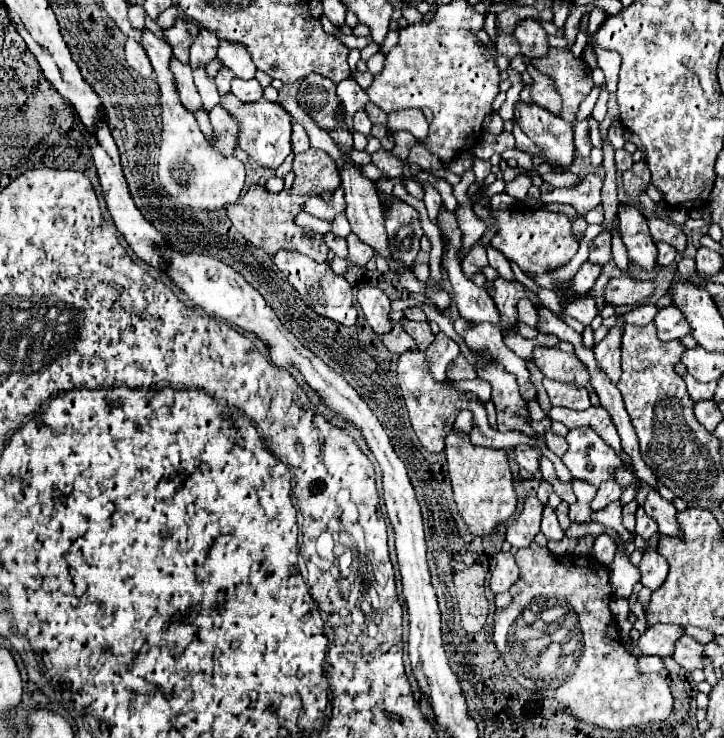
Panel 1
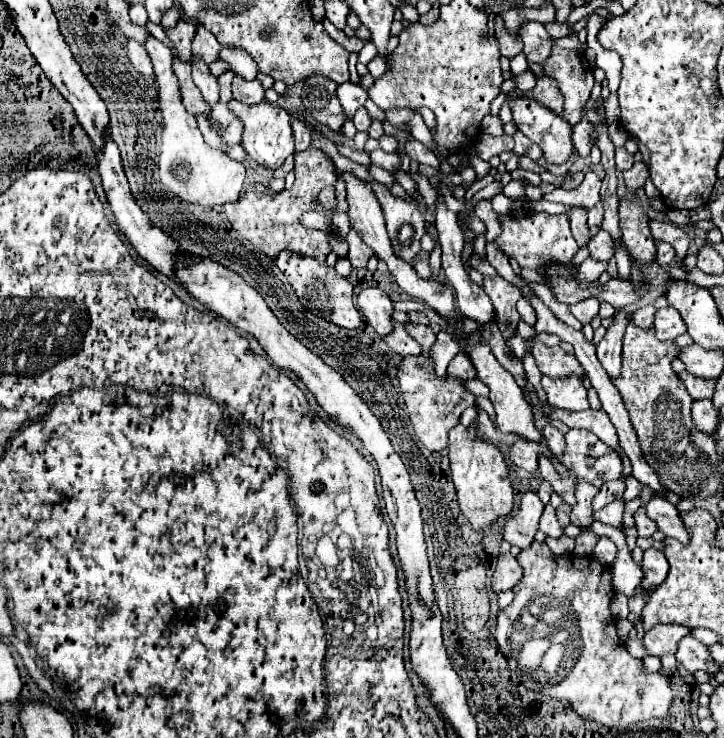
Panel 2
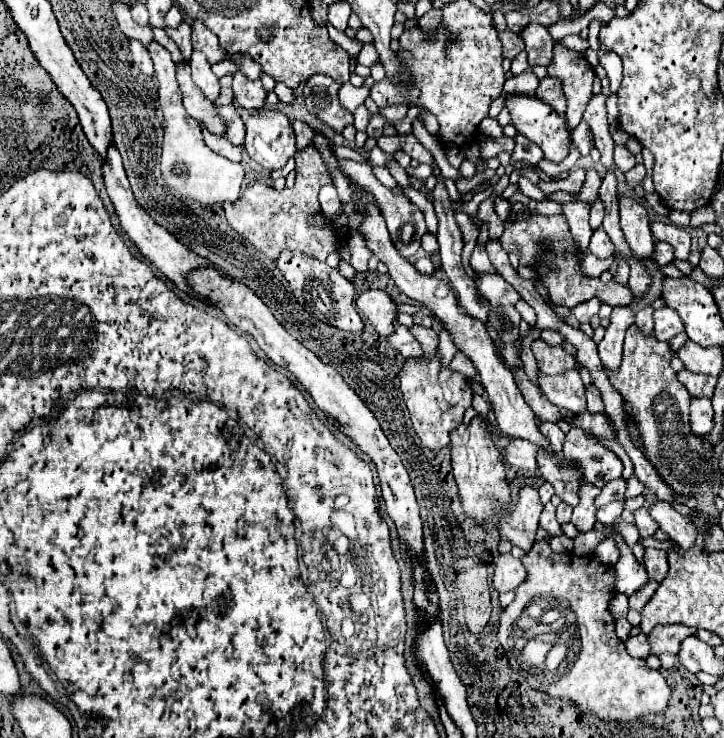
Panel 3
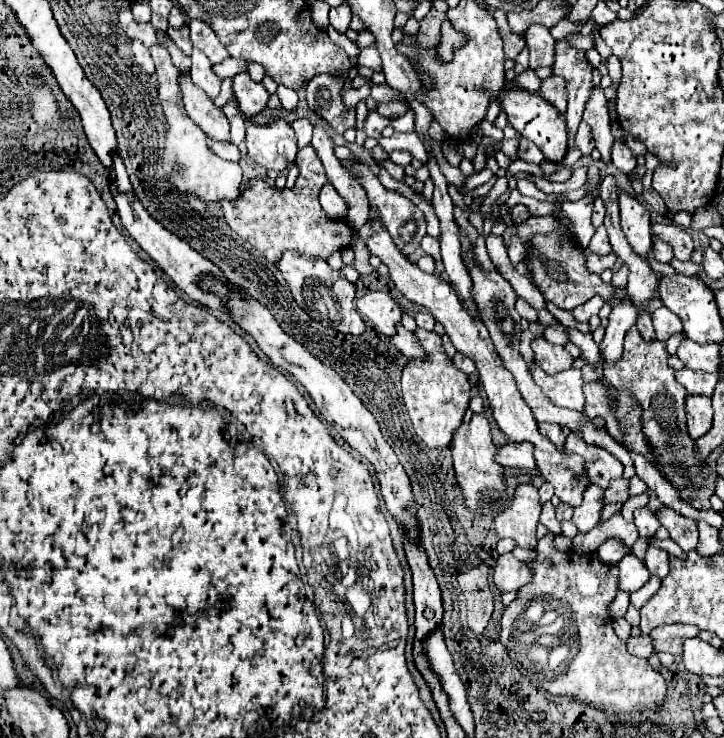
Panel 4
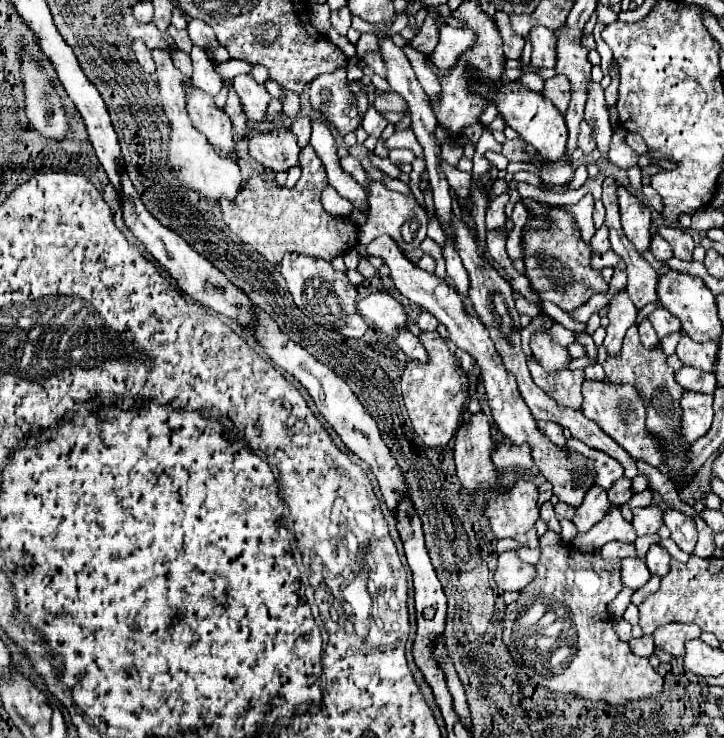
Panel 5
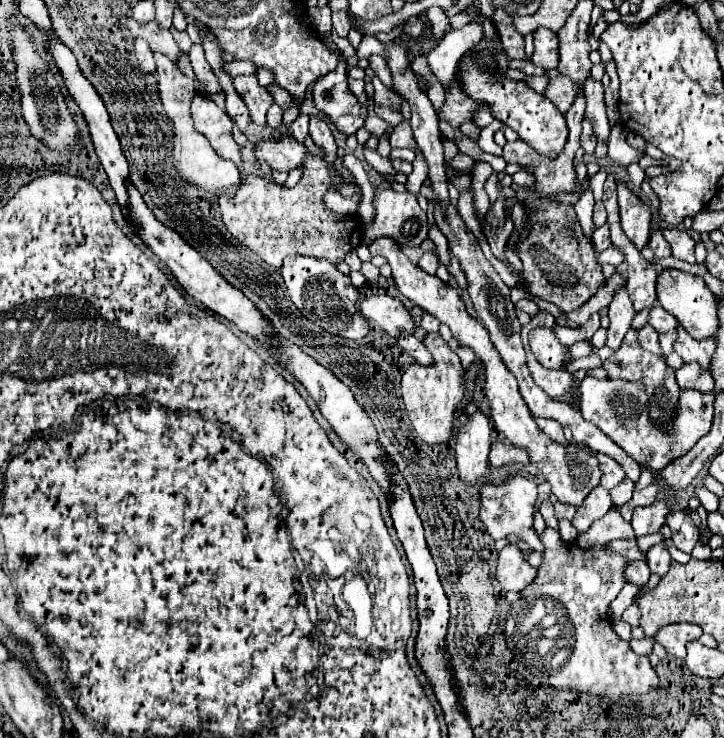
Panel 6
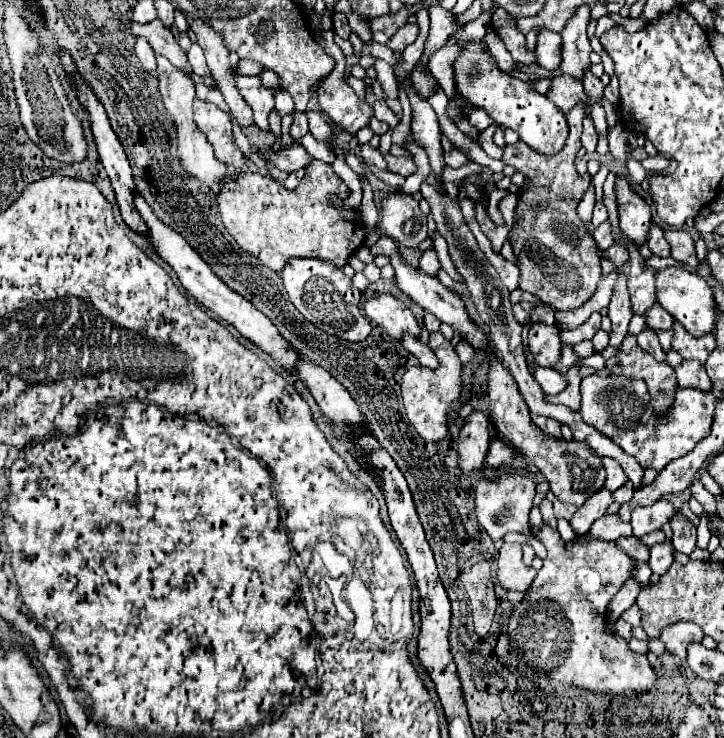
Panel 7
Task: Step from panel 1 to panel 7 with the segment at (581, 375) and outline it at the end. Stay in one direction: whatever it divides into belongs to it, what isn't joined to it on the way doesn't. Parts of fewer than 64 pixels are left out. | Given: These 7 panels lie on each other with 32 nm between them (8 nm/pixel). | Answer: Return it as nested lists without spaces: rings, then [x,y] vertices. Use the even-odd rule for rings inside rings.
[[[534,324],[528,332],[528,348],[540,366],[554,368],[562,354],[562,342],[558,338],[558,328],[546,326],[546,324]]]

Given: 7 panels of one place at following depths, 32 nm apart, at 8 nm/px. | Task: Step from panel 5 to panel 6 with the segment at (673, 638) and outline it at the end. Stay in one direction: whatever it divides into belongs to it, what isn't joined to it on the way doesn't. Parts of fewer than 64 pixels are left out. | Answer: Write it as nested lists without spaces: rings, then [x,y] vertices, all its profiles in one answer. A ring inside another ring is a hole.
[[[668,624],[658,630],[654,640],[666,648],[668,654],[684,658],[686,642],[698,640],[702,636],[702,628],[696,624]]]

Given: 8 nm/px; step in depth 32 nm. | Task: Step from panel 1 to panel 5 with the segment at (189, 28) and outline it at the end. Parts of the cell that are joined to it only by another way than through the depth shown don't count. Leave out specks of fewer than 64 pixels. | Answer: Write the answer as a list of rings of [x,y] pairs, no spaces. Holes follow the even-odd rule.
[[[170,28],[170,34],[172,34],[176,46],[178,46],[182,52],[188,54],[188,50],[192,48],[192,42],[190,42],[190,38],[188,38],[188,30],[176,30],[176,28]]]

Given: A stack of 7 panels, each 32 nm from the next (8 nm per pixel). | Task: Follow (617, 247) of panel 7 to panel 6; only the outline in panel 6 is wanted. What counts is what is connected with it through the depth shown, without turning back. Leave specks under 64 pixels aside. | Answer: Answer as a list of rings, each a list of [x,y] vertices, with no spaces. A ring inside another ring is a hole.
[[[610,246],[608,250],[604,250],[604,252],[596,254],[596,262],[598,262],[600,266],[604,266],[604,264],[612,264],[614,268],[618,268],[618,266],[624,262],[624,256],[622,256],[622,254],[618,254],[618,250]]]

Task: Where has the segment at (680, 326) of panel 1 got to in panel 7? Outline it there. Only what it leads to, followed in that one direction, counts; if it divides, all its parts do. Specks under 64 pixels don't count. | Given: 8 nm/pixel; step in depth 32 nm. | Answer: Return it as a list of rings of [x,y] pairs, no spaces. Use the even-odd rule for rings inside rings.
[[[654,304],[646,314],[646,324],[654,330],[672,330],[674,318],[662,310],[660,304]]]

